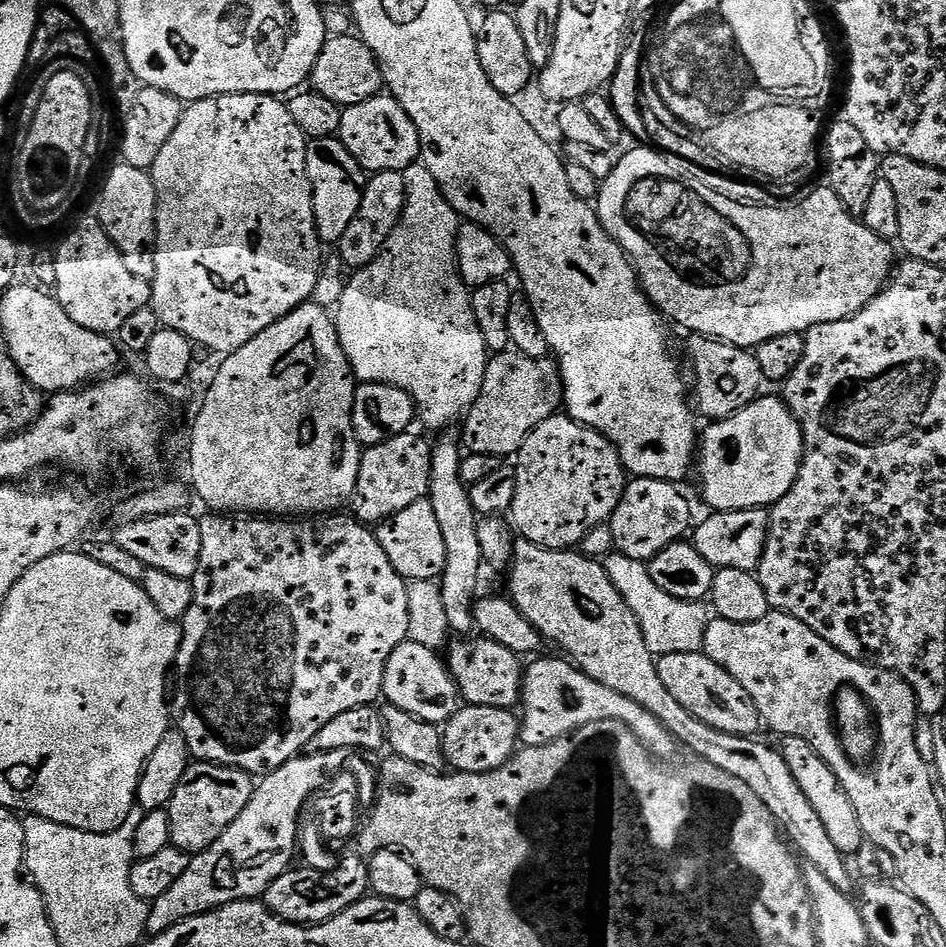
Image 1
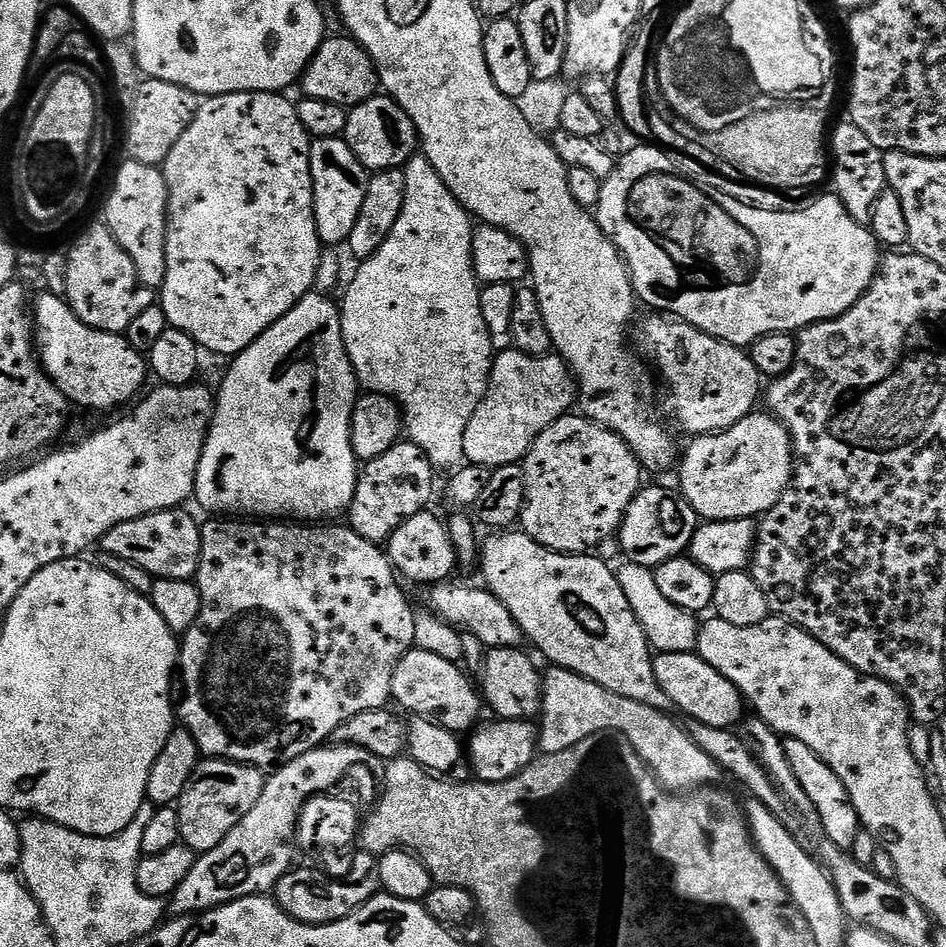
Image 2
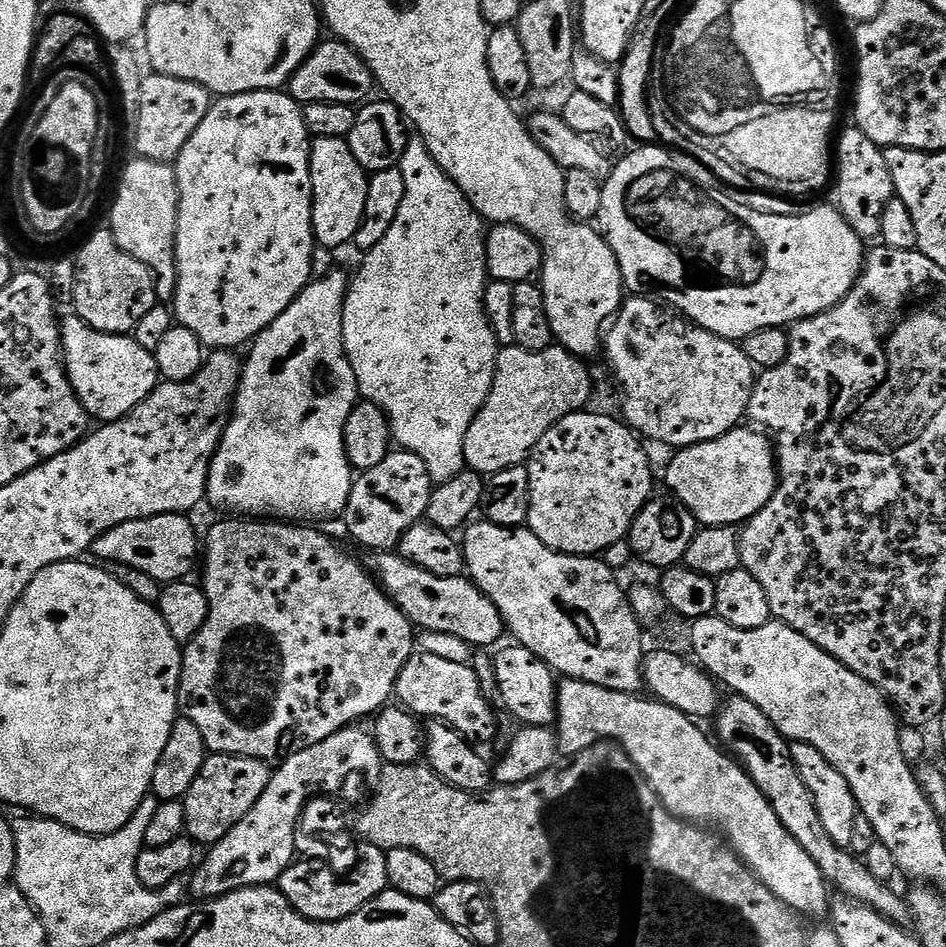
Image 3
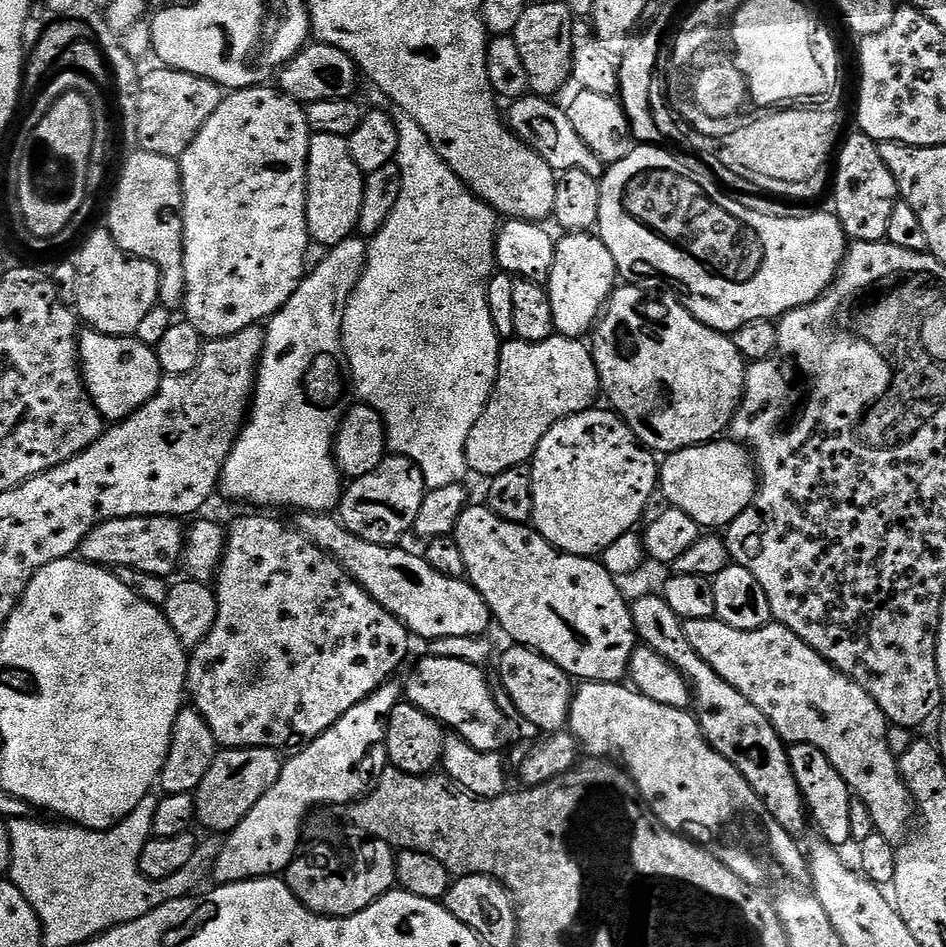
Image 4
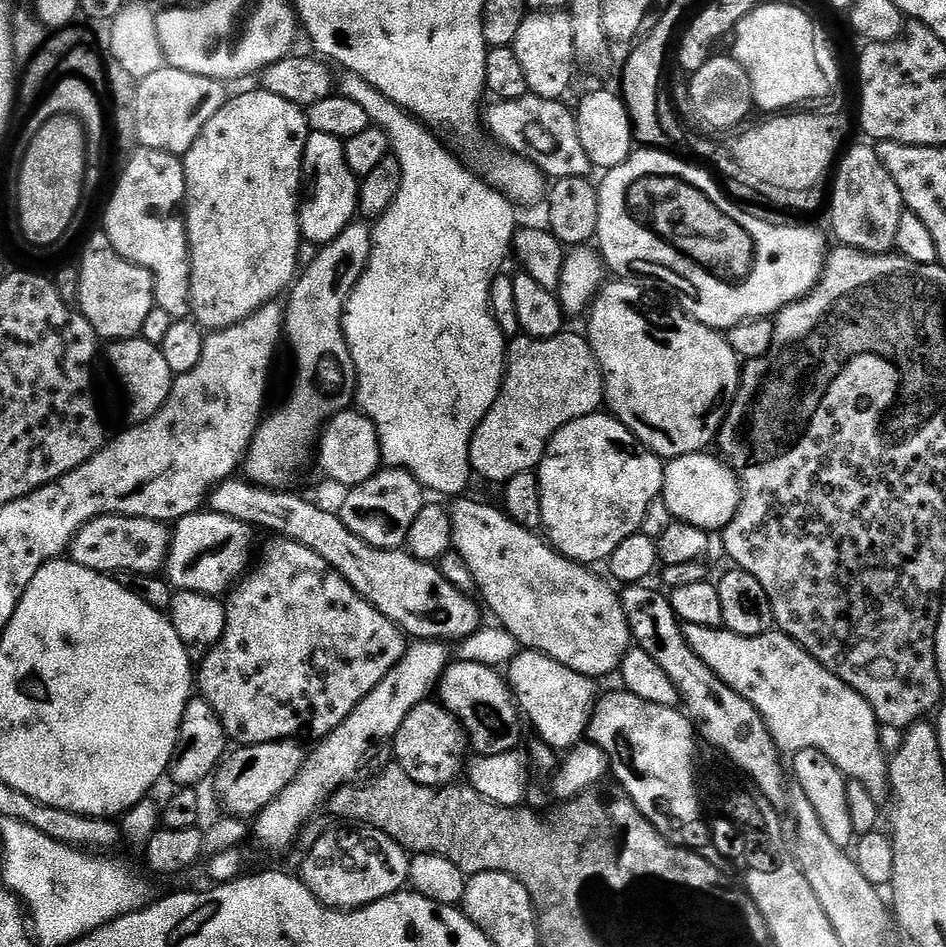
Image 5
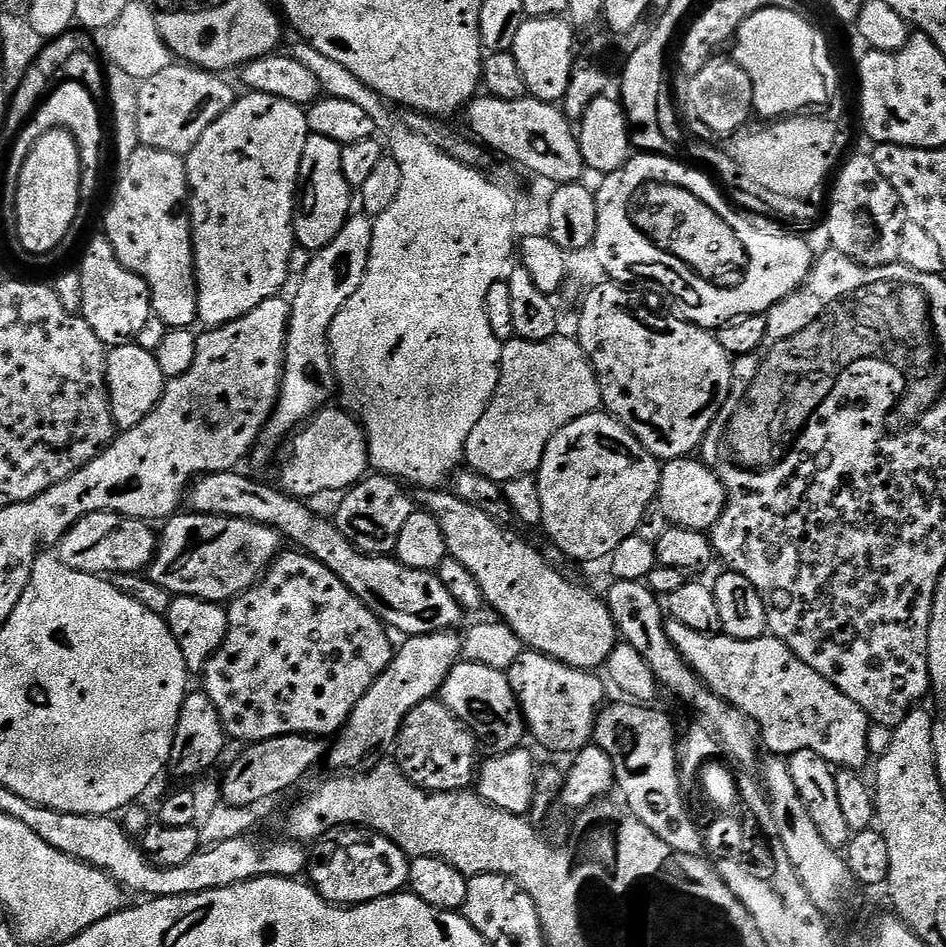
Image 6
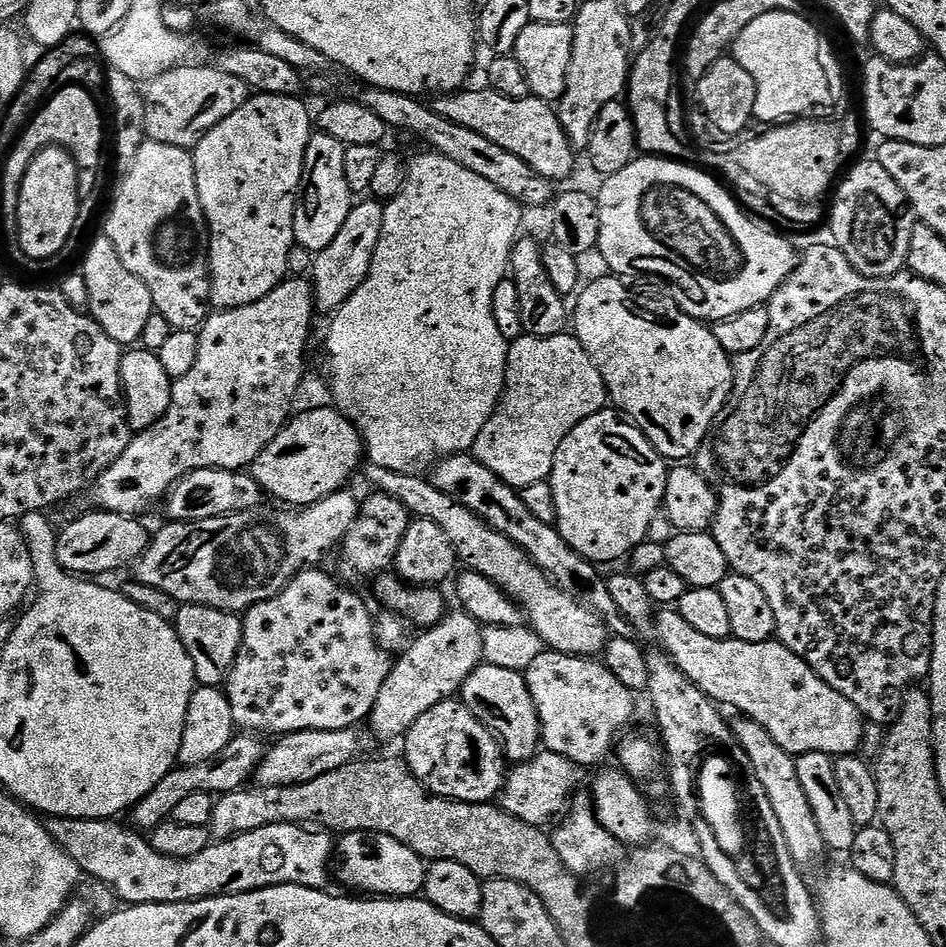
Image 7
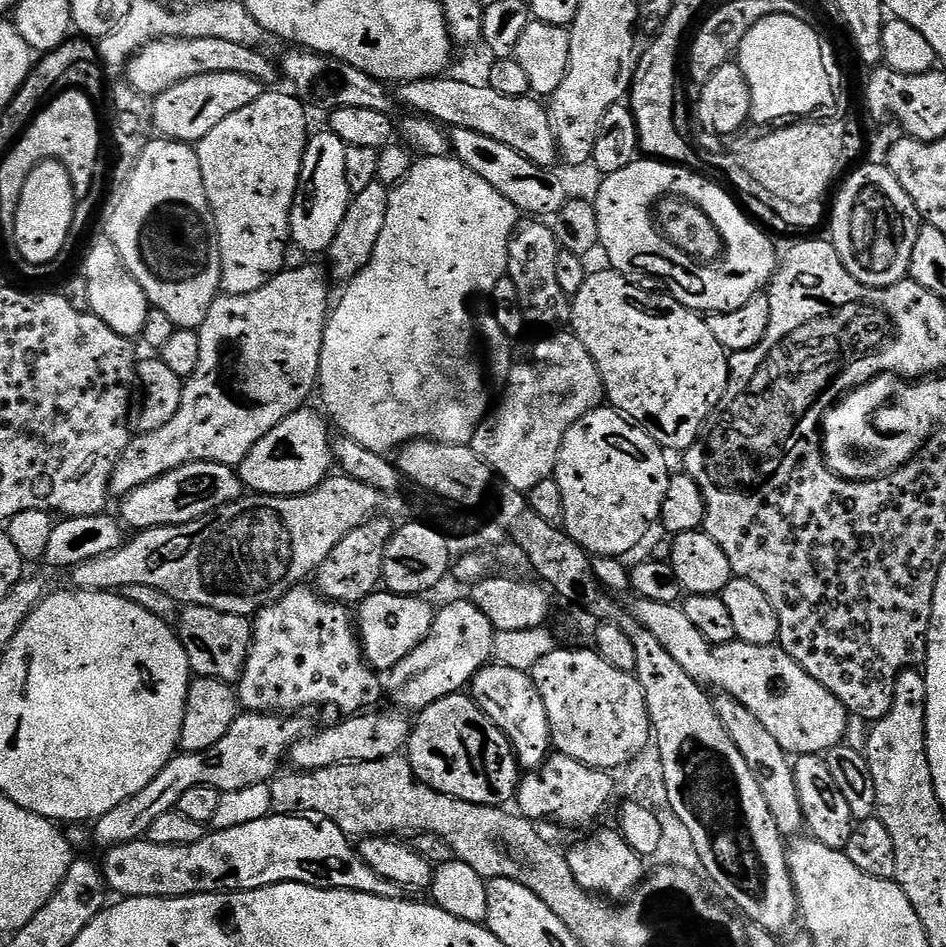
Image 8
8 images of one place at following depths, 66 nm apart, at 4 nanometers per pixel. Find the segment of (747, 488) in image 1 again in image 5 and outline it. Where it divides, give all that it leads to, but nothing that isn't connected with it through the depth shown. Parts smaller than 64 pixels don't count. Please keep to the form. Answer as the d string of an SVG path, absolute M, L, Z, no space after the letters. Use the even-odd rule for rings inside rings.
M700 451L675 457L665 463L662 504L664 500L673 521L715 534L730 523L738 510L740 482L736 479L735 472L719 455L708 455L707 451Z

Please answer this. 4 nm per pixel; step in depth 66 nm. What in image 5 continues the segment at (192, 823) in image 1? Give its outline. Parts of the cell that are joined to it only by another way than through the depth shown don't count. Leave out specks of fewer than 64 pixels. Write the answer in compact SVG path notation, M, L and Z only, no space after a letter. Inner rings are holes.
M279 740L273 744L249 744L237 747L229 751L224 759L220 761L220 767L214 773L216 780L216 796L220 799L220 804L225 808L227 815L232 818L255 818L259 816L262 809L270 806L294 782L294 778L300 773L306 759L305 749L299 748L296 740Z

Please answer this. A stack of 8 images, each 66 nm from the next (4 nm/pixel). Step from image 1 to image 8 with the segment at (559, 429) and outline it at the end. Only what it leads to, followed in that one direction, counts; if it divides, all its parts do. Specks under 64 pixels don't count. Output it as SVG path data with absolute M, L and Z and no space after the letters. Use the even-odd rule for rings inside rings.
M601 406L595 408L592 412L587 412L582 418L578 418L578 422L574 422L574 426L570 426L570 430L566 430L566 438L562 438L562 446L558 454L558 462L554 478L558 482L559 488L562 490L562 510L564 511L564 531L567 532L569 538L574 542L578 542L578 546L582 546L589 556L595 558L598 556L615 556L617 558L627 557L627 552L632 552L644 540L644 535L655 525L660 518L662 510L662 502L666 498L666 490L668 489L668 481L670 479L670 471L668 472L668 460L665 449L654 438L650 438L650 434L643 428L632 423L627 416L616 411L611 406Z

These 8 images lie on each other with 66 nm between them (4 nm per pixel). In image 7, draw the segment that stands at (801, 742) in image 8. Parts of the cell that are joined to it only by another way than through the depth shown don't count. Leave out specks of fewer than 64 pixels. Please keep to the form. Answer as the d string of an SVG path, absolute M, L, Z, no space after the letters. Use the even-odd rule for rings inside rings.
M664 610L655 617L654 636L660 639L659 647L680 667L682 674L694 683L717 705L729 704L737 708L737 713L743 714L747 719L758 722L792 756L801 756L807 752L821 752L827 756L837 758L850 756L861 751L864 740L864 727L866 721L859 710L834 686L822 682L818 674L794 650L790 650L779 639L773 638L766 642L742 642L735 638L719 640L706 638L706 634L698 634L686 618L680 616L679 611Z

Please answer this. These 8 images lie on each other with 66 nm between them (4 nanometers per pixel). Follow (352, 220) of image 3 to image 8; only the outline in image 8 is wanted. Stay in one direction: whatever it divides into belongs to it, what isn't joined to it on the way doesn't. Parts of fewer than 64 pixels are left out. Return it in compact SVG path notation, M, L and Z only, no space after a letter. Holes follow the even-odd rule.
M323 130L311 137L304 151L302 166L300 167L300 181L296 187L296 197L292 203L290 214L290 240L304 252L327 253L328 248L334 242L334 234L338 234L338 226L342 226L342 218L346 218L348 203L354 199L354 194L346 182L346 150L348 145L342 142L330 130Z

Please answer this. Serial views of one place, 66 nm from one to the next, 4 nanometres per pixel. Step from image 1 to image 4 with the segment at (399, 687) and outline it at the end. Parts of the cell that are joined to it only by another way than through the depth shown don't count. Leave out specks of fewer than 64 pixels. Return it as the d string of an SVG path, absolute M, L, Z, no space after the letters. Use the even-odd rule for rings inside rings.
M425 656L425 660L417 662L408 688L406 684L407 703L418 706L418 710L433 716L445 729L459 734L474 750L503 753L508 744L508 720L484 677L485 669L454 658Z

